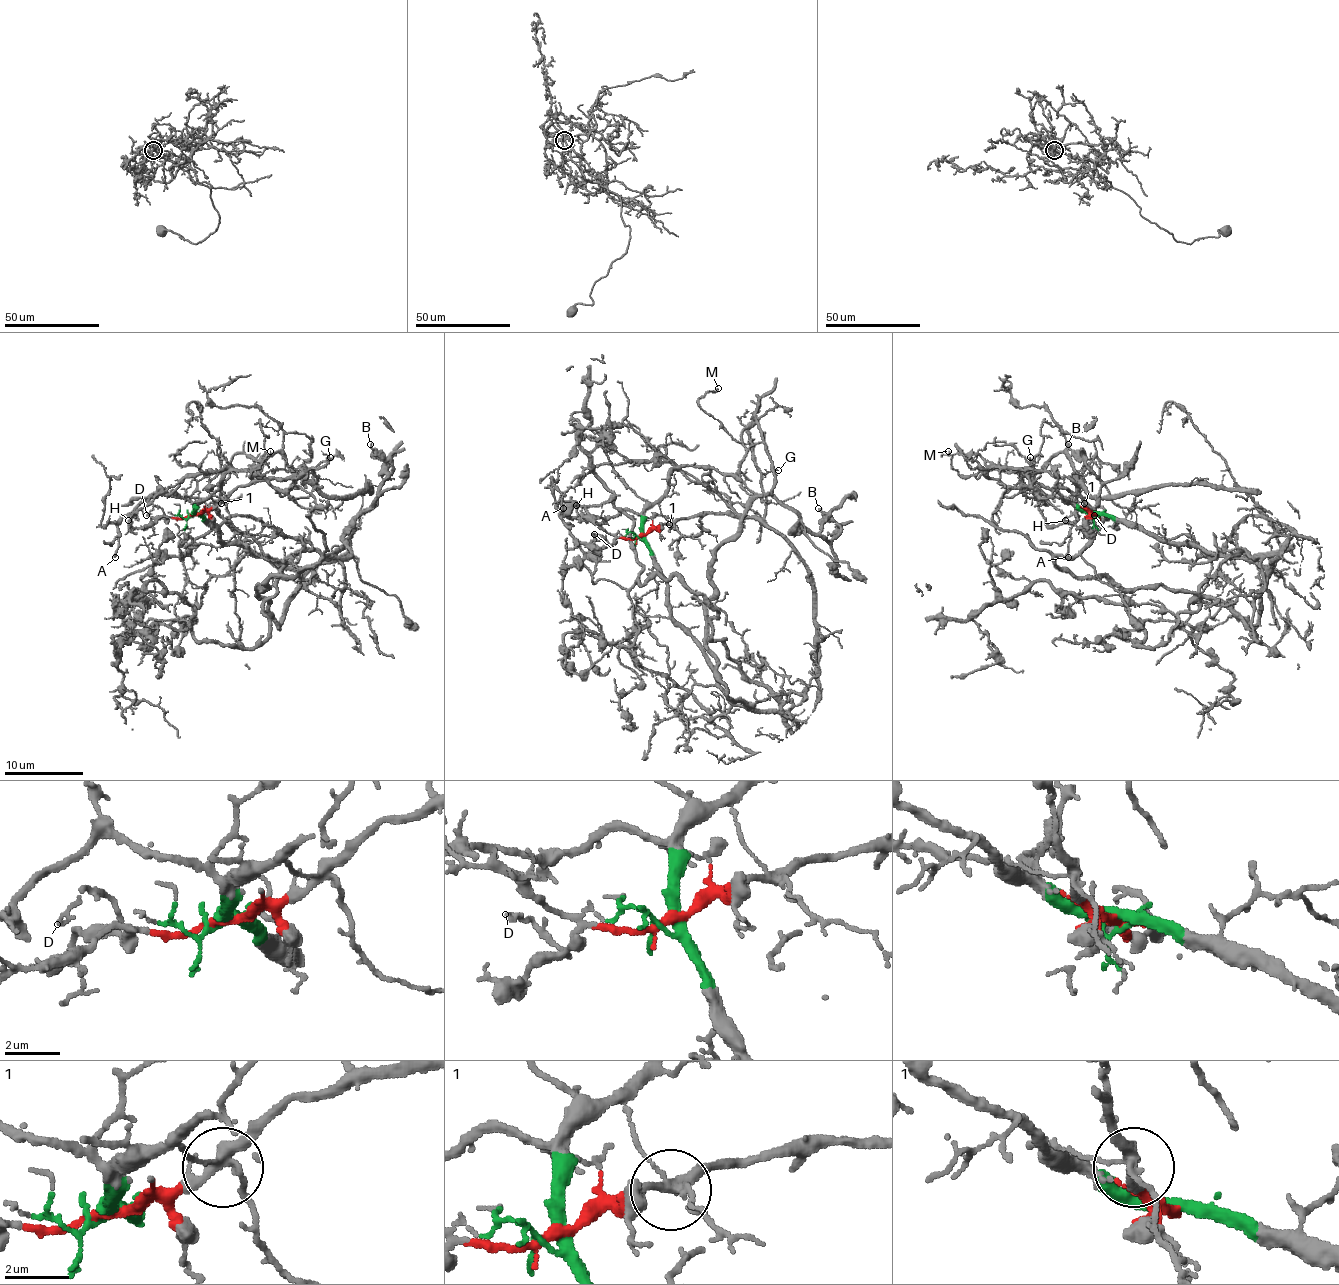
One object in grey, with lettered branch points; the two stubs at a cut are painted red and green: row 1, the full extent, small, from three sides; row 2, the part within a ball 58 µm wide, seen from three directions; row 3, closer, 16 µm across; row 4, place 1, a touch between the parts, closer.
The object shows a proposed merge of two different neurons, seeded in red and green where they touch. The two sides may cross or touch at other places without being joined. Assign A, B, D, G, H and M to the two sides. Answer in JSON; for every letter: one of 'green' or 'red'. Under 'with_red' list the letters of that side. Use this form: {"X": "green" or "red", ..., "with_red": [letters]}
{"A": "green", "B": "green", "D": "red", "G": "red", "H": "red", "M": "red", "with_red": ["D", "G", "H", "M"]}

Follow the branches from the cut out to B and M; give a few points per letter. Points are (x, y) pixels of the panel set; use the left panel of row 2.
B: (193, 514), (224, 541), (299, 577), (279, 626), (258, 589), (348, 557), (350, 526), (391, 471), (370, 443)
M: (193, 514), (220, 504), (238, 486), (317, 481), (305, 469), (250, 475), (270, 451)

